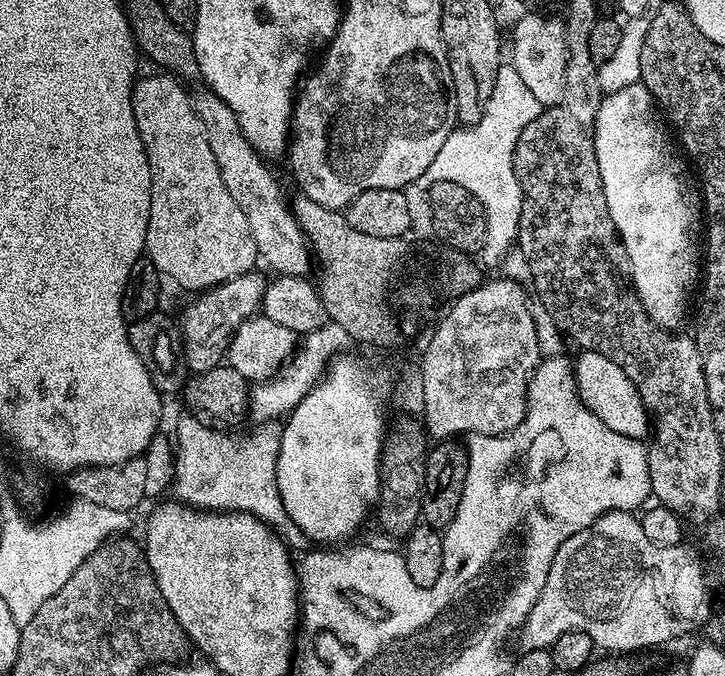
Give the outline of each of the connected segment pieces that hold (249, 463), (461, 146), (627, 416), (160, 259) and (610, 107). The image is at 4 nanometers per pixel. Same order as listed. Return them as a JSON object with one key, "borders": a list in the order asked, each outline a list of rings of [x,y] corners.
{"borders":[[[[184,414],[176,424],[174,451],[176,479],[171,491],[179,503],[213,512],[248,512],[265,522],[282,512],[276,481],[276,463],[280,453],[281,425],[264,422],[252,434],[239,440],[224,432],[215,432],[195,414]]],[[[502,62],[494,80],[494,89],[476,125],[455,128],[442,144],[433,162],[420,175],[418,184],[427,190],[436,181],[455,182],[478,198],[486,216],[486,238],[480,258],[488,266],[499,267],[505,254],[519,237],[522,210],[521,184],[514,174],[514,147],[522,130],[542,111],[534,94],[523,84],[510,62]]],[[[587,350],[575,357],[574,371],[576,373],[576,392],[580,401],[596,415],[596,417],[614,434],[626,434],[626,438],[643,441],[650,432],[650,413],[642,402],[634,382],[626,378],[622,366],[610,362],[610,358],[602,358],[602,354]]],[[[141,75],[132,86],[134,122],[152,171],[150,222],[146,226],[144,251],[165,281],[173,280],[178,287],[192,292],[188,294],[199,294],[257,267],[254,234],[250,234],[242,206],[230,198],[230,190],[222,182],[218,162],[214,162],[210,142],[206,142],[204,127],[192,105],[192,96],[184,93],[180,85],[183,83],[175,75],[156,75],[160,76]]],[[[639,82],[625,84],[601,99],[594,130],[594,150],[598,158],[598,170],[602,174],[602,186],[612,227],[618,240],[620,236],[624,243],[624,252],[628,255],[629,266],[632,267],[631,287],[642,302],[646,314],[656,325],[676,330],[688,312],[688,299],[691,296],[693,299],[694,289],[698,284],[696,231],[699,228],[701,231],[702,228],[702,200],[693,181],[691,184],[684,173],[685,161],[677,145],[670,136],[668,141],[668,136],[664,133],[665,125],[662,120],[660,125],[659,119],[661,120],[658,105],[648,93],[648,87]]]]}

